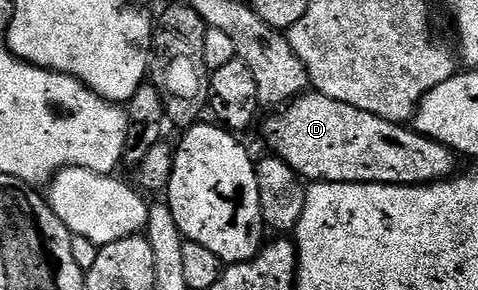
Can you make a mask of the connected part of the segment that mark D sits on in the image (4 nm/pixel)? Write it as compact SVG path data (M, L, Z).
M311 90L276 112L279 113L269 117L267 125L263 128L264 134L267 135L267 144L271 147L268 149L274 155L282 158L293 171L299 173L304 181L325 184L434 184L436 180L449 180L456 175L455 160L457 161L457 153L454 148L446 148L441 142L430 140L428 136L423 136L420 132L415 131L414 127L407 124L394 124L377 114L369 114L369 110L357 110L357 106L349 106L349 102L337 102L333 98Z

